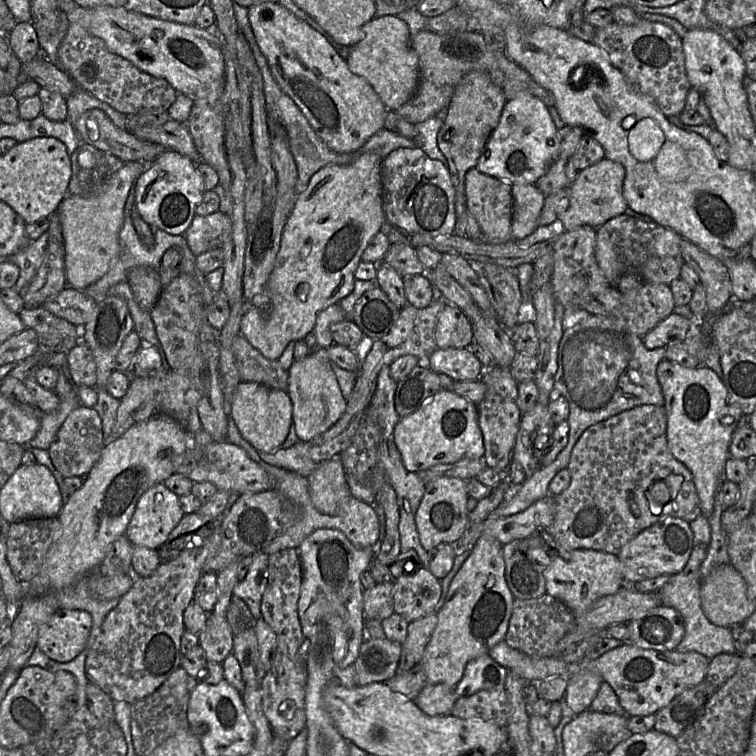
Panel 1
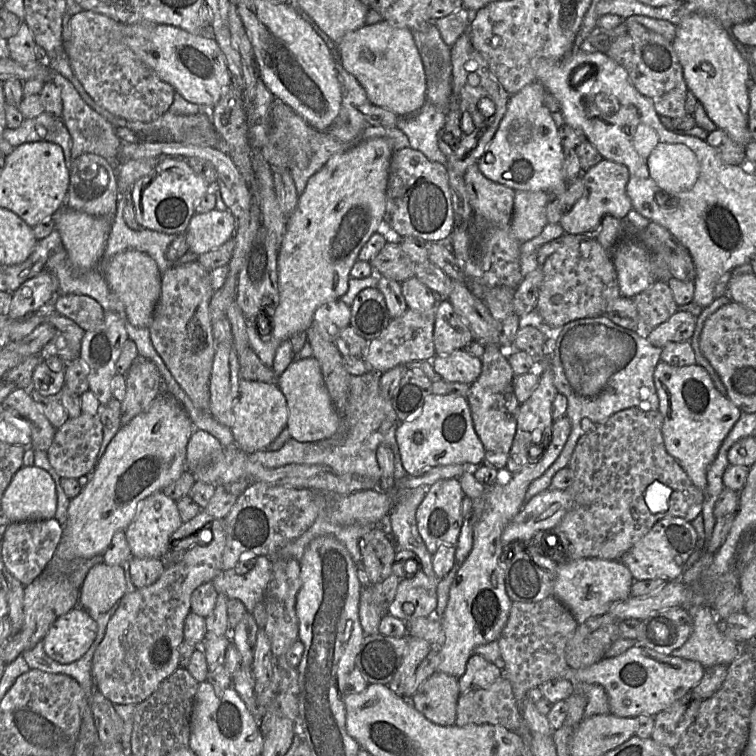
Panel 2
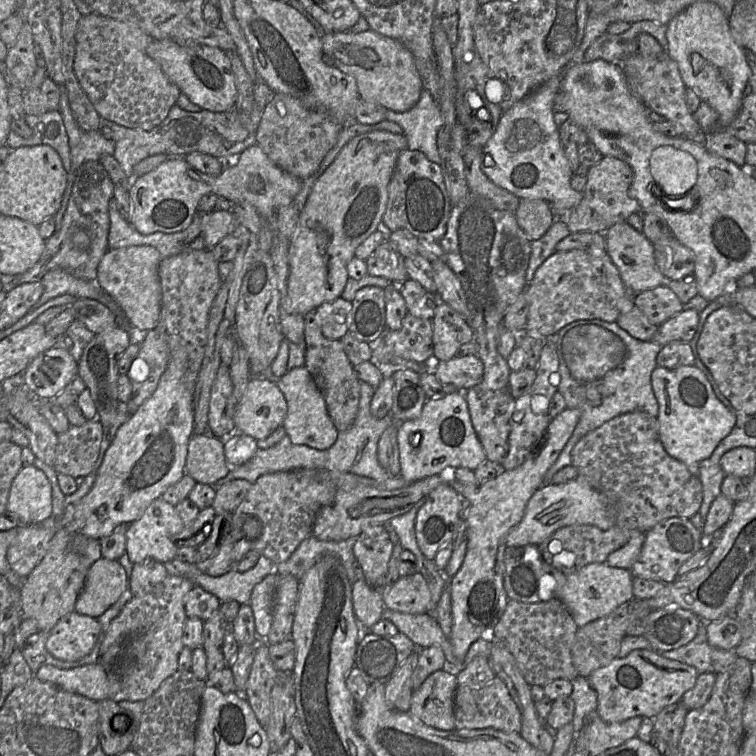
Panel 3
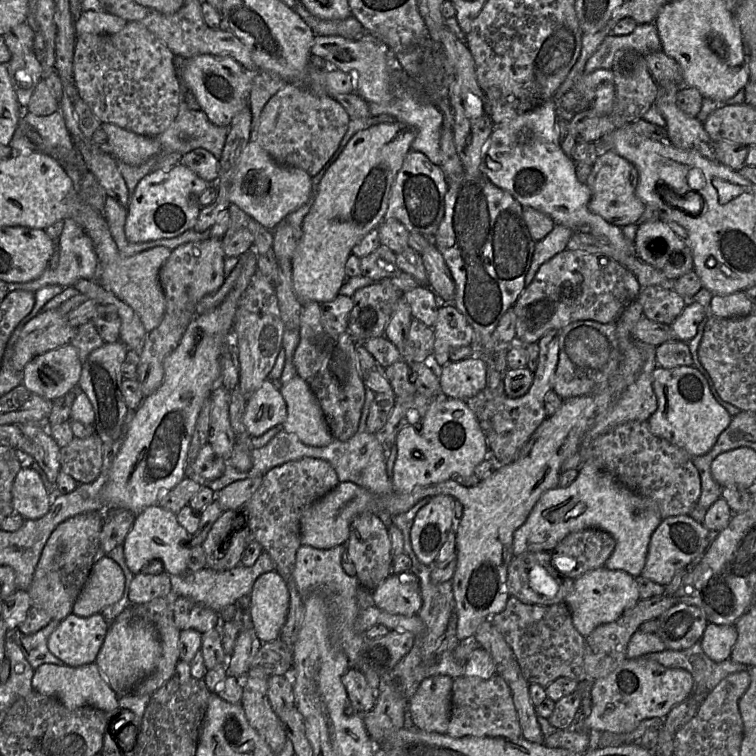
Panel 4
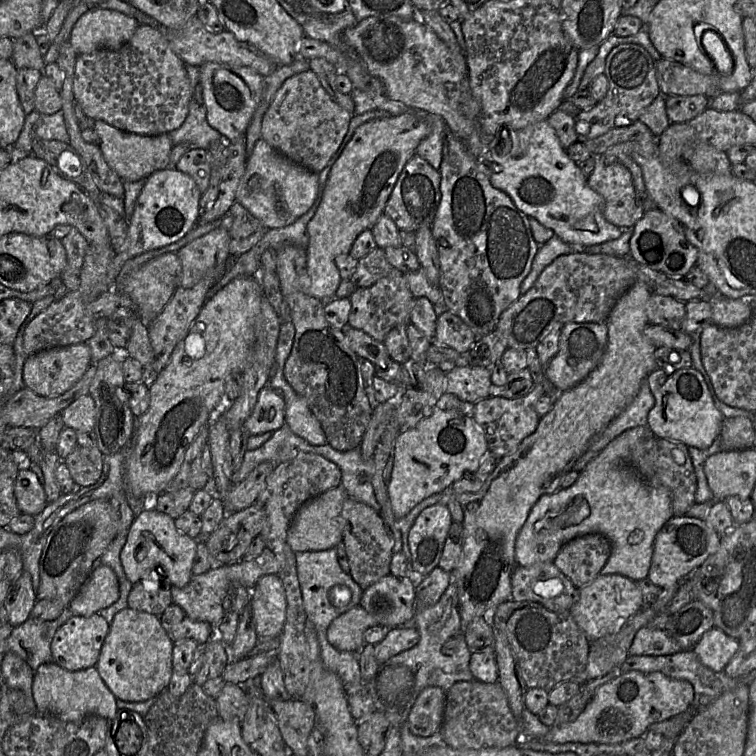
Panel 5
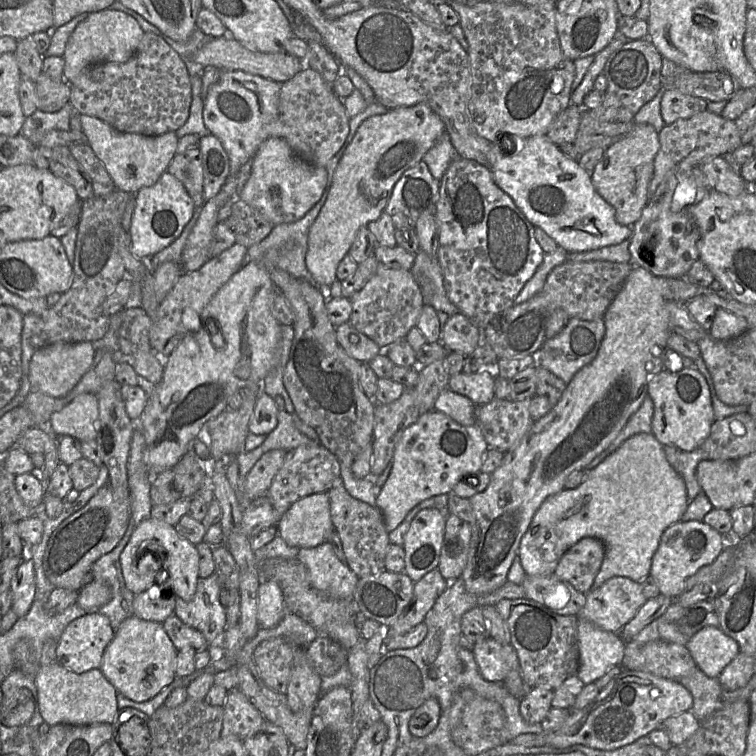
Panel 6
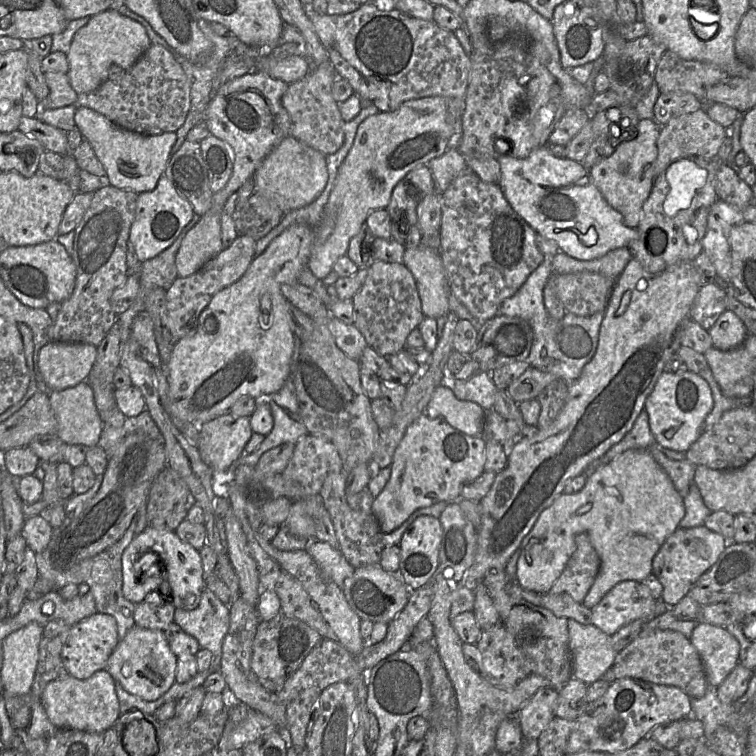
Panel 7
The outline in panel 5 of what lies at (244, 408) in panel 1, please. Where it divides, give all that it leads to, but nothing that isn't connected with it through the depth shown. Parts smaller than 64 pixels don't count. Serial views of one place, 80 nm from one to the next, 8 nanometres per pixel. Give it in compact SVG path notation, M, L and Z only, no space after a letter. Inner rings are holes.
M266 385L261 389L257 402L243 426L250 435L274 432L285 423L285 400Z

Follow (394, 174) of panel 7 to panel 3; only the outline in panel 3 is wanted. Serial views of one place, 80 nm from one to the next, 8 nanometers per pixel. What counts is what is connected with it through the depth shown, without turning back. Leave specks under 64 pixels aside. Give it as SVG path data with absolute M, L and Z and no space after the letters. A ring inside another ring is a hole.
M375 130L352 138L335 160L314 183L306 203L299 213L296 229L289 239L289 276L283 308L287 313L305 316L324 302L341 296L347 279L347 264L355 257L356 248L382 227L382 216L388 200L388 185L399 154L407 148L404 134Z

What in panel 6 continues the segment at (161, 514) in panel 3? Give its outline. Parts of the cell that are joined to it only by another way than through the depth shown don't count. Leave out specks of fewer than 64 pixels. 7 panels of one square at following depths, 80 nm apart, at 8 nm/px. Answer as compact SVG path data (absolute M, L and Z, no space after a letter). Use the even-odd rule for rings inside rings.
M151 517L135 526L128 544L120 554L120 564L125 585L134 595L152 588L157 582L160 570L165 570L169 580L172 580L174 595L190 601L196 592L197 582L200 578L199 554L196 546L181 537L174 526ZM141 558L148 561L146 571L138 568L138 561Z

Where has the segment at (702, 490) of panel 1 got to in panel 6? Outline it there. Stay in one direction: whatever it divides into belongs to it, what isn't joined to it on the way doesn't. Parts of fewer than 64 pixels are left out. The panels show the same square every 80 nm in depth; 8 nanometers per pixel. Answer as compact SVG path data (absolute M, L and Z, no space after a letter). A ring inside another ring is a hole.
M697 369L662 370L649 379L647 394L653 402L652 434L663 446L687 452L699 448L707 439L715 419L708 384Z

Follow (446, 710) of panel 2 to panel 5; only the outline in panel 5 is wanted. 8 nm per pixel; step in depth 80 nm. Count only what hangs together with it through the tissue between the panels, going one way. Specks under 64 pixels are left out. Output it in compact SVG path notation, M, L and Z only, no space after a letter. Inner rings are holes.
M427 686L418 695L407 719L410 731L417 736L430 737L443 724L446 692Z

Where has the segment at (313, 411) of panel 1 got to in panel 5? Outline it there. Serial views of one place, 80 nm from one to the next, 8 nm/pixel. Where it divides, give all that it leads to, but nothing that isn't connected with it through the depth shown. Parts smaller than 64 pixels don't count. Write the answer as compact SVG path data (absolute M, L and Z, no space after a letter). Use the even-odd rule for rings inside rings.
M295 393L295 397L292 400L288 399L285 404L285 422L294 434L303 438L312 445L320 446L327 444L327 439L320 422L311 412L303 397Z

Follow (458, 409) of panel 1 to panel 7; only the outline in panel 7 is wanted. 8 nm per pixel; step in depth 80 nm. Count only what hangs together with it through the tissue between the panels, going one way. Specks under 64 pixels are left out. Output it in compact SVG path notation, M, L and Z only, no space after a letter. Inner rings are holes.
M424 413L421 414L407 427L393 454L389 480L373 501L371 512L378 520L381 531L394 531L419 508L441 501L458 502L462 488L484 472L485 445L482 436L469 436L450 426L443 418L431 419Z

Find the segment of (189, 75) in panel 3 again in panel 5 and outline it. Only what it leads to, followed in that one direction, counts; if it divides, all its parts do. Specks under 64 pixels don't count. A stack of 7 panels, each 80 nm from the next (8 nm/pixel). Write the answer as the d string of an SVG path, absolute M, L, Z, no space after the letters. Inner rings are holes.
M215 62L203 64L199 71L209 125L229 141L246 135L253 113L263 94L264 76L246 67Z

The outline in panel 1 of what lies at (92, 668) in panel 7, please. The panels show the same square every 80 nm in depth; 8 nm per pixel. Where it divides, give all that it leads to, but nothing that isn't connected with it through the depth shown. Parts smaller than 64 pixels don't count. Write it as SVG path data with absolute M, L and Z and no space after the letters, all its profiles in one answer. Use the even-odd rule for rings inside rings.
M61 608L39 629L37 648L58 662L69 662L85 648L92 627L89 612Z

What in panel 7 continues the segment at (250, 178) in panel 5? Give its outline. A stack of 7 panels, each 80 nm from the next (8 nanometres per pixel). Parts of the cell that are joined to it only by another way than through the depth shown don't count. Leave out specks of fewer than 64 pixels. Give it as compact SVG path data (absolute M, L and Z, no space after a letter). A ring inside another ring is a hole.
M292 136L277 144L253 176L254 191L269 193L285 213L312 203L324 190L327 180L325 156Z

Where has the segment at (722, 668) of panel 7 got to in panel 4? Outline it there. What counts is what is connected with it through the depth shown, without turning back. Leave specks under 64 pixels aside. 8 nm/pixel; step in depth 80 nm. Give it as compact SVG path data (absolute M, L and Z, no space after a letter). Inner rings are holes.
M708 623L700 641L701 647L711 660L723 662L730 658L737 633L736 625Z

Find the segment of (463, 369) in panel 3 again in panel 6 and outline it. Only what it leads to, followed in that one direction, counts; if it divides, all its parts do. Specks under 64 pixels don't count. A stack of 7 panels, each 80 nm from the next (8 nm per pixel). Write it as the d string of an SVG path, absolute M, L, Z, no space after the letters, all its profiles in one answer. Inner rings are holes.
M461 371L449 377L448 389L469 398L475 405L487 404L495 398L494 377L488 371L473 374Z

